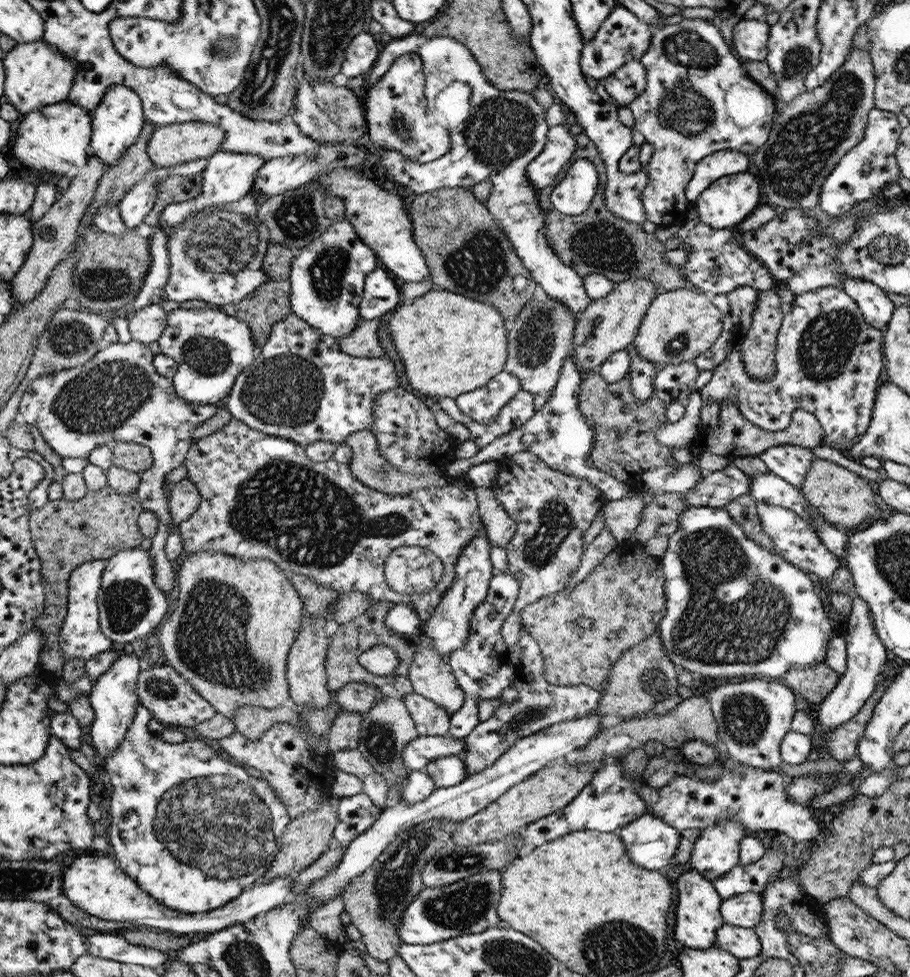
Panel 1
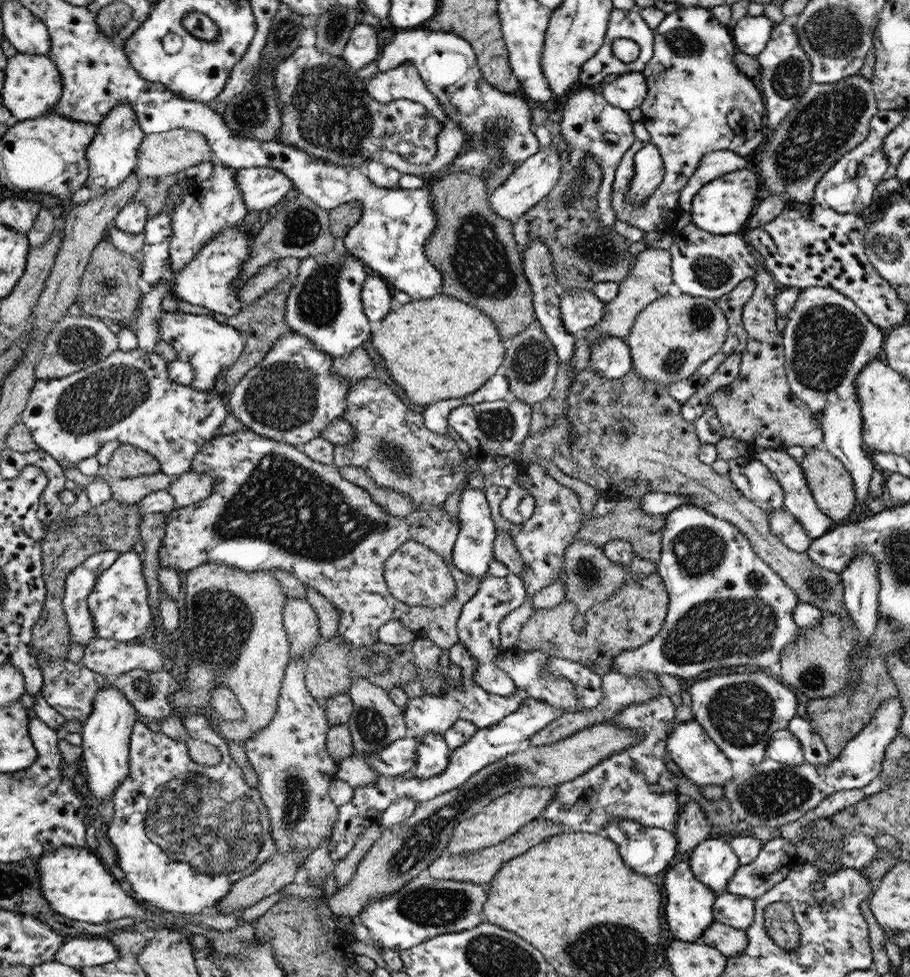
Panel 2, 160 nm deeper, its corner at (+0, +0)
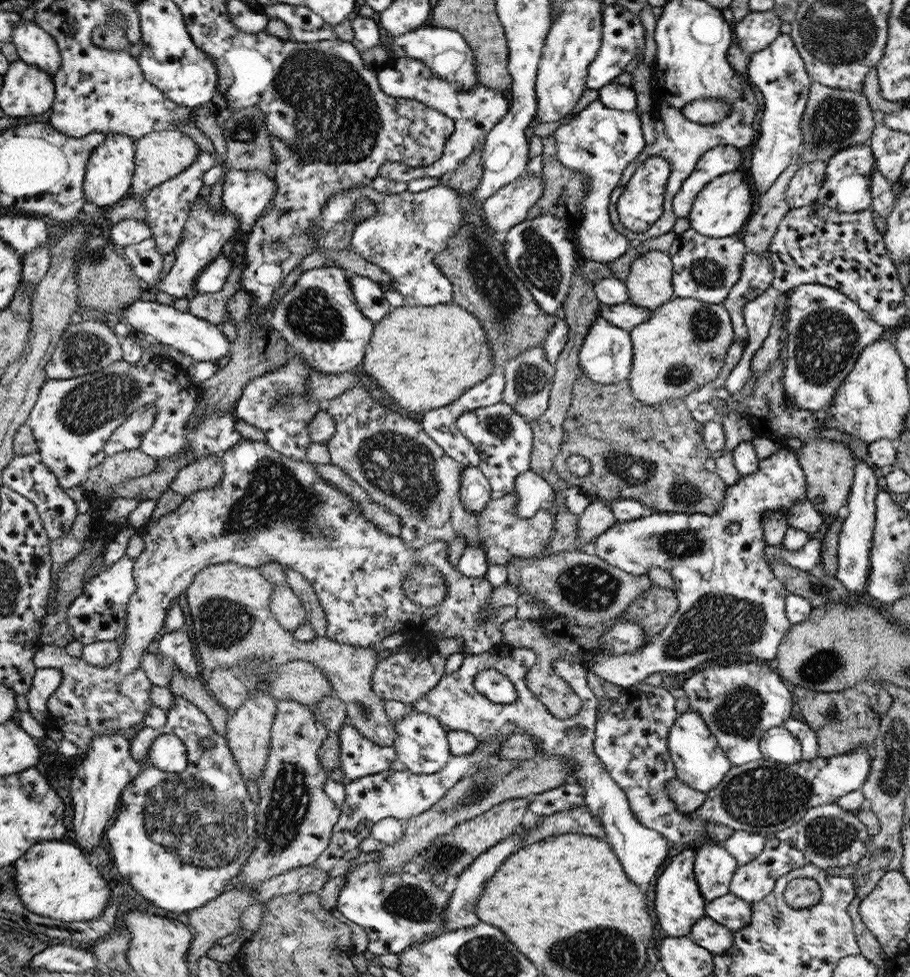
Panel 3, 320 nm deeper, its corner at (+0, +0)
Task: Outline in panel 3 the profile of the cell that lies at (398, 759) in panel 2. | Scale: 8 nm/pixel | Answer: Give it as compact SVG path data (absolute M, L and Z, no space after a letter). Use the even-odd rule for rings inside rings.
M346 721L340 732L340 766L349 783L364 776L378 774L390 769L390 763L396 760L393 746L380 746L372 739L364 738L355 726Z

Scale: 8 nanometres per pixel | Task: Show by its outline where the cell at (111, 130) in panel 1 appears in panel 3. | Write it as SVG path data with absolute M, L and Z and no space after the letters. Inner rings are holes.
M107 135L107 140L91 153L83 184L86 201L98 207L108 207L131 193L131 181L135 174L135 142L136 140L128 135Z

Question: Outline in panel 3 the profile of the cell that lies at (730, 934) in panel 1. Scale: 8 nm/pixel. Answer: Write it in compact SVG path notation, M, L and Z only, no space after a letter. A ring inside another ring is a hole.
M708 916L695 922L688 938L714 956L722 955L734 946L734 932Z

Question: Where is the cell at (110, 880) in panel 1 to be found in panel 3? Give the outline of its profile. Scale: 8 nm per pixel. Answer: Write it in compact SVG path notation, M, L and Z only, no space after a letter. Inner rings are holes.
M42 841L13 862L15 887L24 906L34 914L66 922L100 916L111 899L110 888L84 853L73 841Z

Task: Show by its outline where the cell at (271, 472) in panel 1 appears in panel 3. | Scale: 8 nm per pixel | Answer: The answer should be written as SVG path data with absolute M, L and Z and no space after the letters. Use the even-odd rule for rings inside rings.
M244 439L239 444L233 446L231 450L224 451L223 454L220 454L220 460L222 461L222 466L224 468L223 478L220 480L220 484L214 488L206 488L206 490L198 490L198 492L194 492L190 498L185 498L184 503L176 508L174 512L164 516L164 518L152 523L149 522L147 526L143 528L136 528L136 534L142 537L142 541L144 541L144 550L142 554L135 558L134 564L134 577L136 587L138 588L135 592L135 595L131 598L131 601L128 602L127 607L127 630L123 634L122 638L119 640L119 659L116 662L113 662L108 666L94 666L92 663L84 660L82 657L74 657L68 655L65 651L65 647L61 647L58 645L44 645L42 644L40 650L35 654L35 665L38 668L57 668L62 671L62 682L60 686L56 689L56 692L50 696L47 700L47 709L50 719L50 725L55 727L58 730L62 731L64 735L64 739L74 743L78 752L87 751L91 748L92 741L96 739L96 737L100 737L100 735L110 735L110 732L122 732L123 734L131 735L138 727L141 727L141 722L144 720L146 712L148 709L154 705L151 701L151 688L154 686L150 679L146 677L146 673L142 671L140 667L140 659L144 656L144 652L146 652L146 648L148 648L148 644L156 638L156 634L160 632L160 628L165 626L165 616L169 612L169 608L176 603L178 600L178 596L186 590L186 588L190 587L193 584L194 578L201 572L201 570L206 569L207 566L222 564L225 562L237 562L242 566L254 567L258 568L260 565L264 563L269 563L272 561L276 561L285 568L293 568L294 570L300 571L310 582L311 586L314 588L316 595L318 596L318 601L320 601L320 605L325 612L327 618L327 633L326 637L332 639L333 641L339 642L344 645L352 645L357 647L372 647L376 643L379 643L394 633L400 633L402 630L406 630L406 628L420 628L420 630L424 630L424 632L436 631L437 634L435 636L440 636L440 638L454 638L458 637L463 641L463 650L469 651L470 654L482 654L484 652L488 652L492 647L496 646L500 643L501 640L501 630L500 626L503 622L515 618L516 609L512 606L504 606L500 607L492 616L491 619L487 623L479 623L479 612L483 610L483 607L486 607L486 603L488 603L488 599L490 599L490 595L492 595L492 584L490 584L484 577L480 578L472 578L468 577L465 574L462 574L457 567L452 566L451 563L448 563L448 549L443 540L435 541L432 544L427 544L419 553L417 553L414 549L408 549L403 540L400 539L400 536L388 535L383 531L380 531L380 528L376 527L376 524L370 523L368 519L364 519L362 513L360 513L359 506L356 505L356 501L352 499L352 497L348 497L346 494L342 493L340 490L335 489L324 481L320 475L316 472L316 466L310 465L307 461L296 461L296 459L288 458L286 455L280 454L280 452L276 451L273 447L271 447L266 441L258 442L252 441L250 439ZM425 564L431 564L435 566L435 569L441 574L441 577L444 579L446 584L446 598L442 600L442 604L440 606L432 606L432 607L422 607L418 606L418 604L412 602L406 594L404 594L404 590L402 590L402 584L405 578L410 574L415 573L419 567L421 569Z

